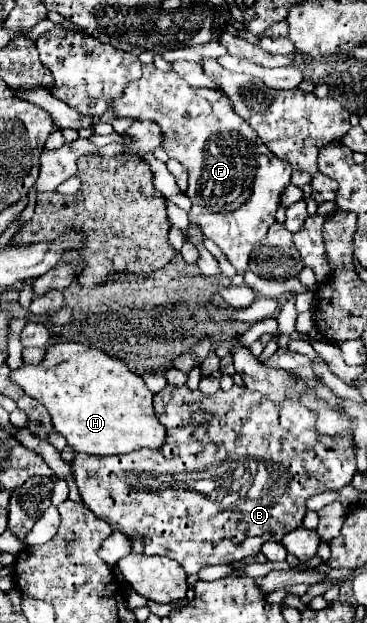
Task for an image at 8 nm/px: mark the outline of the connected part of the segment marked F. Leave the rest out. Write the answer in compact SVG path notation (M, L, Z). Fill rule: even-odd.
M145 64L143 76L127 84L123 98L113 104L113 112L115 116L151 120L161 126L165 152L189 170L189 188L185 192L193 202L189 222L195 224L205 238L213 240L237 272L243 274L247 270L251 250L265 238L269 226L275 222L275 210L281 202L281 194L291 182L291 166L285 160L279 160L259 140L255 130L235 114L231 98L227 100L221 90L193 88L175 72L161 72L153 64Z

